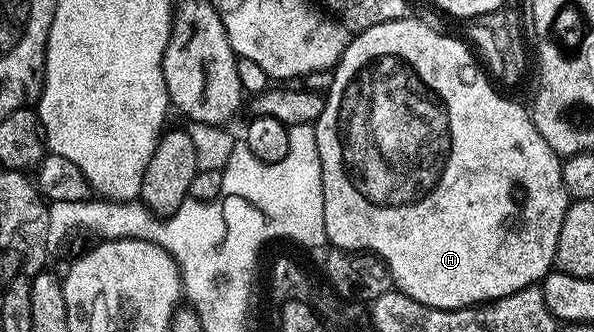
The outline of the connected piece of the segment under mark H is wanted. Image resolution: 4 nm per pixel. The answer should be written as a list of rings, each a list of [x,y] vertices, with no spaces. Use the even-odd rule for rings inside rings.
[[[415,17],[386,21],[353,34],[346,50],[340,52],[340,62],[331,72],[332,84],[326,90],[324,108],[314,124],[322,169],[324,234],[327,242],[332,242],[331,246],[341,251],[367,251],[377,255],[388,266],[392,282],[399,290],[422,305],[447,311],[491,303],[493,299],[518,293],[518,289],[539,284],[553,270],[558,233],[562,233],[562,217],[566,217],[570,202],[562,185],[561,156],[550,149],[546,141],[542,141],[542,133],[533,127],[525,108],[523,111],[514,100],[499,95],[492,88],[493,80],[482,70],[473,48],[461,39],[443,35]]]

